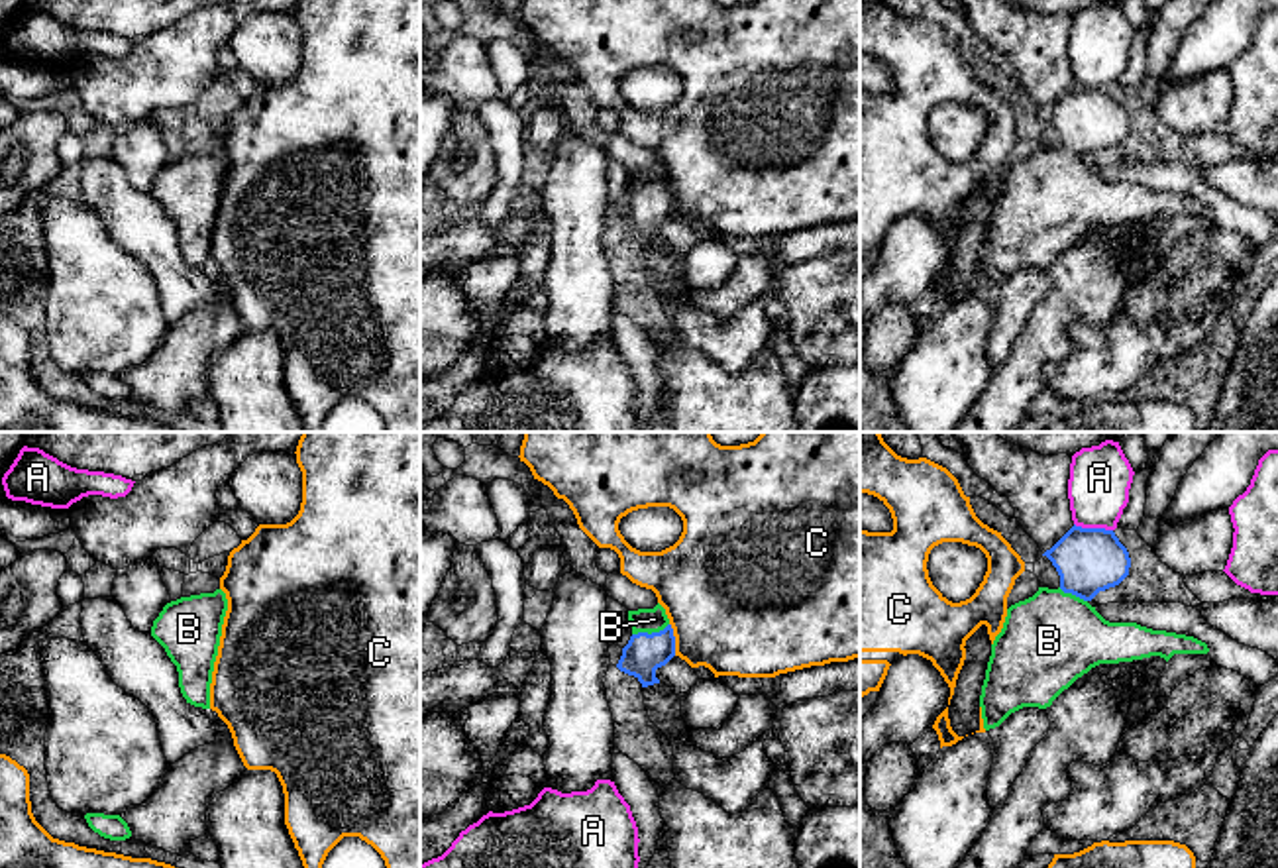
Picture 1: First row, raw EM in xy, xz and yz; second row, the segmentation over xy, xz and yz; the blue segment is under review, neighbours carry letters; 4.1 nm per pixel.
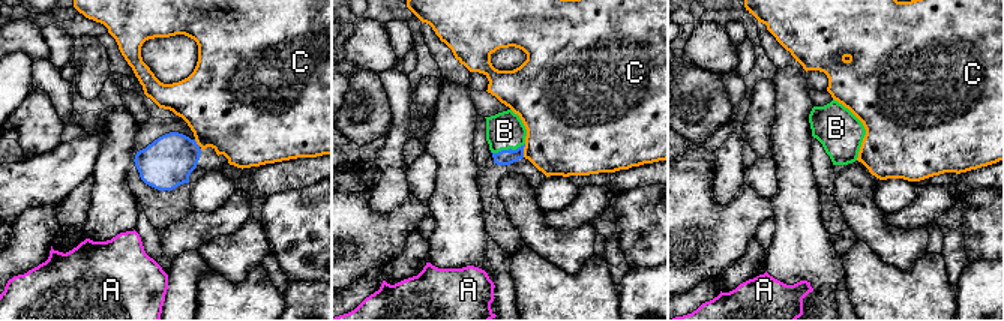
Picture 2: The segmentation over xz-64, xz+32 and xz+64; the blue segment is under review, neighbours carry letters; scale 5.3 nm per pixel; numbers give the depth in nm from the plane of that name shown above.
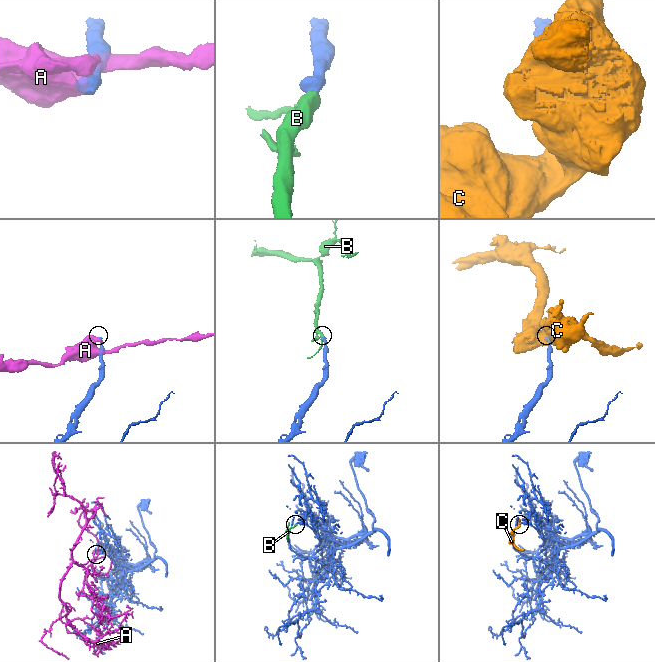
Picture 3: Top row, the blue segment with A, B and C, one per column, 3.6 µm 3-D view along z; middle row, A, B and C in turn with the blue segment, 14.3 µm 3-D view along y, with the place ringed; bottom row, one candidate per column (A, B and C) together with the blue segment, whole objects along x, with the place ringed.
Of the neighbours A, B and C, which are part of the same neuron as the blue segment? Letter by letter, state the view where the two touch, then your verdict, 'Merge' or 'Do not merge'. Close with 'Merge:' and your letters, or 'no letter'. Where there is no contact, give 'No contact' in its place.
A: Touches blue in yz. Do not merge
B: Touches blue in xz. Merge
C: Touches blue in xz. Do not merge
Merge: B

